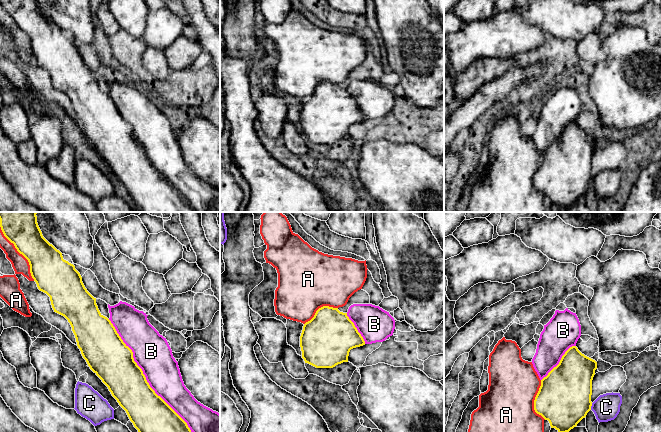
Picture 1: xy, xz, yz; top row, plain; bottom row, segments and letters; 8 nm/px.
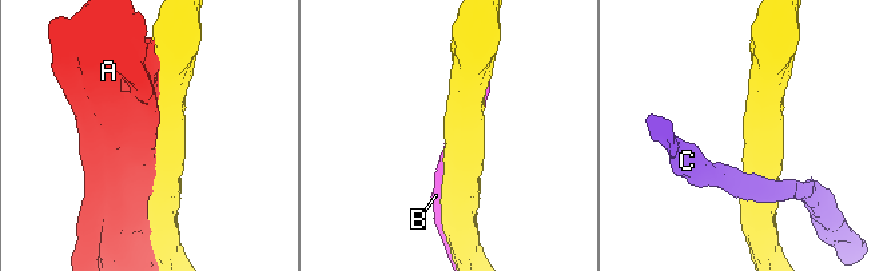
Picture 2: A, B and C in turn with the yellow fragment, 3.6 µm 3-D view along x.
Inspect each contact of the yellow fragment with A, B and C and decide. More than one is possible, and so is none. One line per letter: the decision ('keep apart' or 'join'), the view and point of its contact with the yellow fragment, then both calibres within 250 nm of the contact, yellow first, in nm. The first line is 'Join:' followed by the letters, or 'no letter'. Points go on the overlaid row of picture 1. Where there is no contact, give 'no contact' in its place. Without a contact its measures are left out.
Join: B
A: keep apart; contact xy (20, 253); calibres 300 and 140 nm
B: join; contact xy (144, 375); calibres 320 and 300 nm
C: keep apart; contact yz (591, 405); calibres 440 and 220 nm

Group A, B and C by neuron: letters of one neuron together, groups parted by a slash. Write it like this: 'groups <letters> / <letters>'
groups A / B / C

